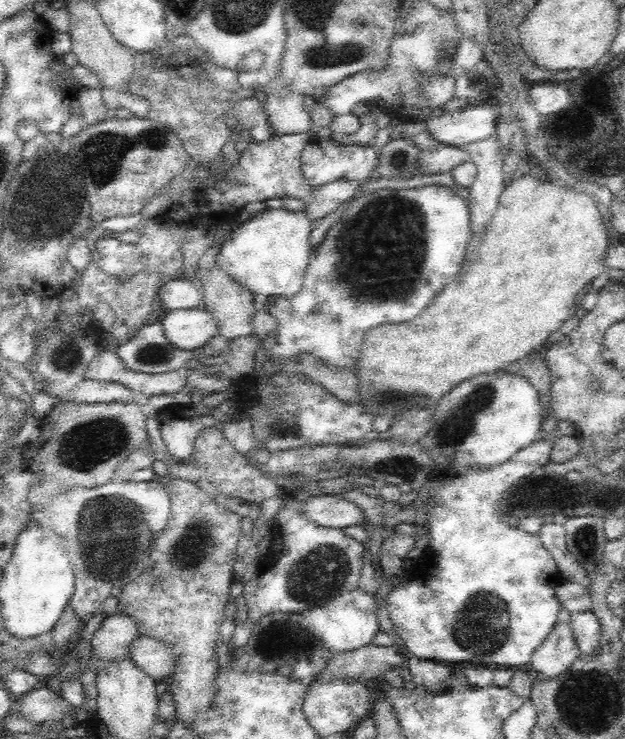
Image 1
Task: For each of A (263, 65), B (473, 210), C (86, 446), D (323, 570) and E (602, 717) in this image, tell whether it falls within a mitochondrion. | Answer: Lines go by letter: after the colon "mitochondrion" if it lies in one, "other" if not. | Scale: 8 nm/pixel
A: other
B: other
C: mitochondrion
D: mitochondrion
E: other

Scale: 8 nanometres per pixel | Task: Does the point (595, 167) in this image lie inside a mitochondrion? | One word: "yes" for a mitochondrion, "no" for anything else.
no

